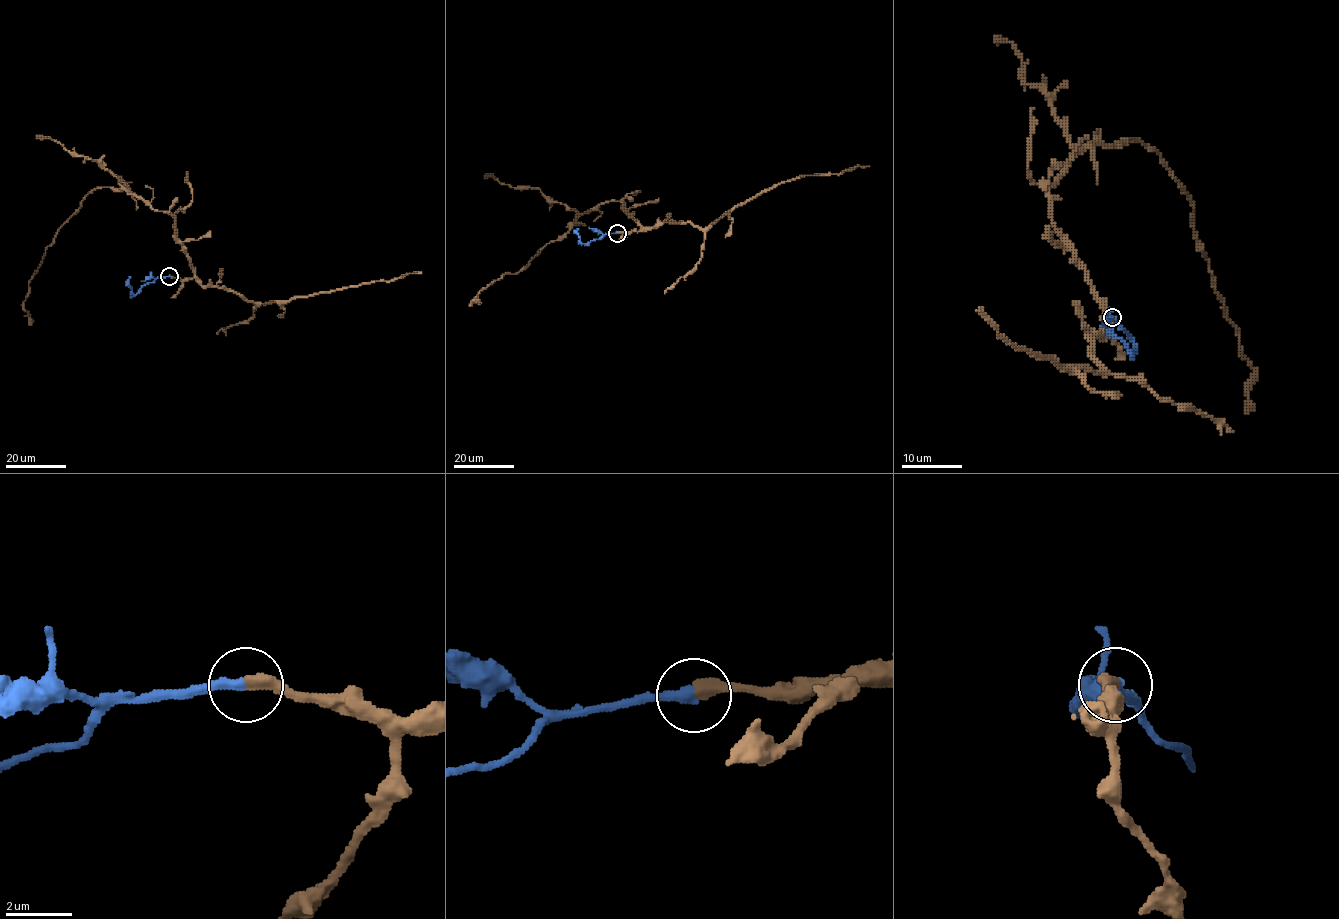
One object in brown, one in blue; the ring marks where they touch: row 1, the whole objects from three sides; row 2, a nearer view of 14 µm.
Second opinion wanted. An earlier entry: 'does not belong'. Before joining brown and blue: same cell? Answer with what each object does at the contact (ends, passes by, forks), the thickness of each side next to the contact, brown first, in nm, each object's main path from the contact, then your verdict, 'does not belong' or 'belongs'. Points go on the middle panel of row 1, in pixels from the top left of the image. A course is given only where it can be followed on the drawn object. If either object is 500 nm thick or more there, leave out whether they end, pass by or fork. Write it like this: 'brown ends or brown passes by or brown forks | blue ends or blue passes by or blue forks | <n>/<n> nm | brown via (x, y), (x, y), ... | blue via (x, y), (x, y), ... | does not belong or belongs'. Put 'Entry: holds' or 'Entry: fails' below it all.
brown ends | blue ends | 420/360 nm | brown via (616, 232), (642, 229), (622, 202), (608, 201), (580, 215), (528, 264), (491, 283), (472, 304), (478, 299) | blue via (616, 232), (579, 243), (579, 228) | belongs
Entry: fails

